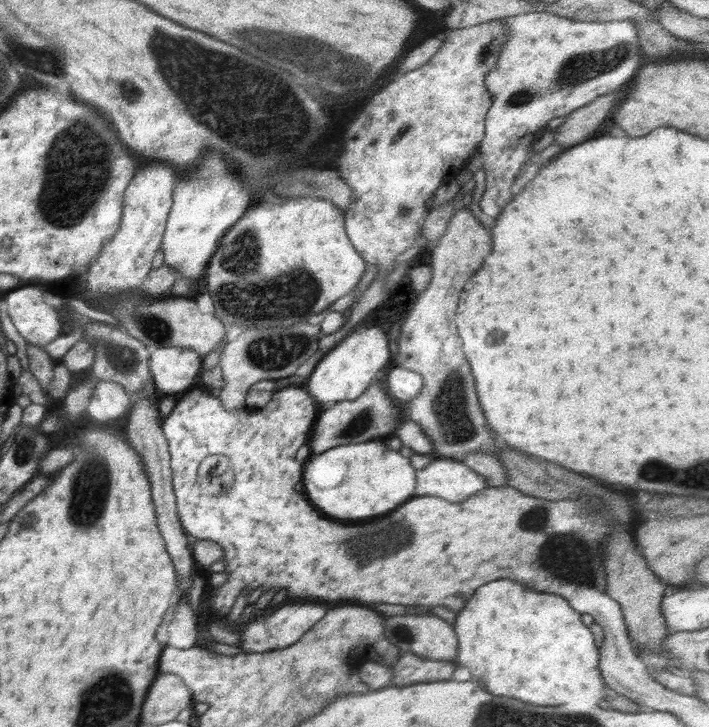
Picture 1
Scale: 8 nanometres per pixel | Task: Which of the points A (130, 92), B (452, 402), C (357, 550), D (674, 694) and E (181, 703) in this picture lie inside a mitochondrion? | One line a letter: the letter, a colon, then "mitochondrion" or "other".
A: mitochondrion
B: mitochondrion
C: mitochondrion
D: other
E: other

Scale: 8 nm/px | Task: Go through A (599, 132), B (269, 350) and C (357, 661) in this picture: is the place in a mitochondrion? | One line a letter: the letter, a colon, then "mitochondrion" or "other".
A: other
B: mitochondrion
C: other

